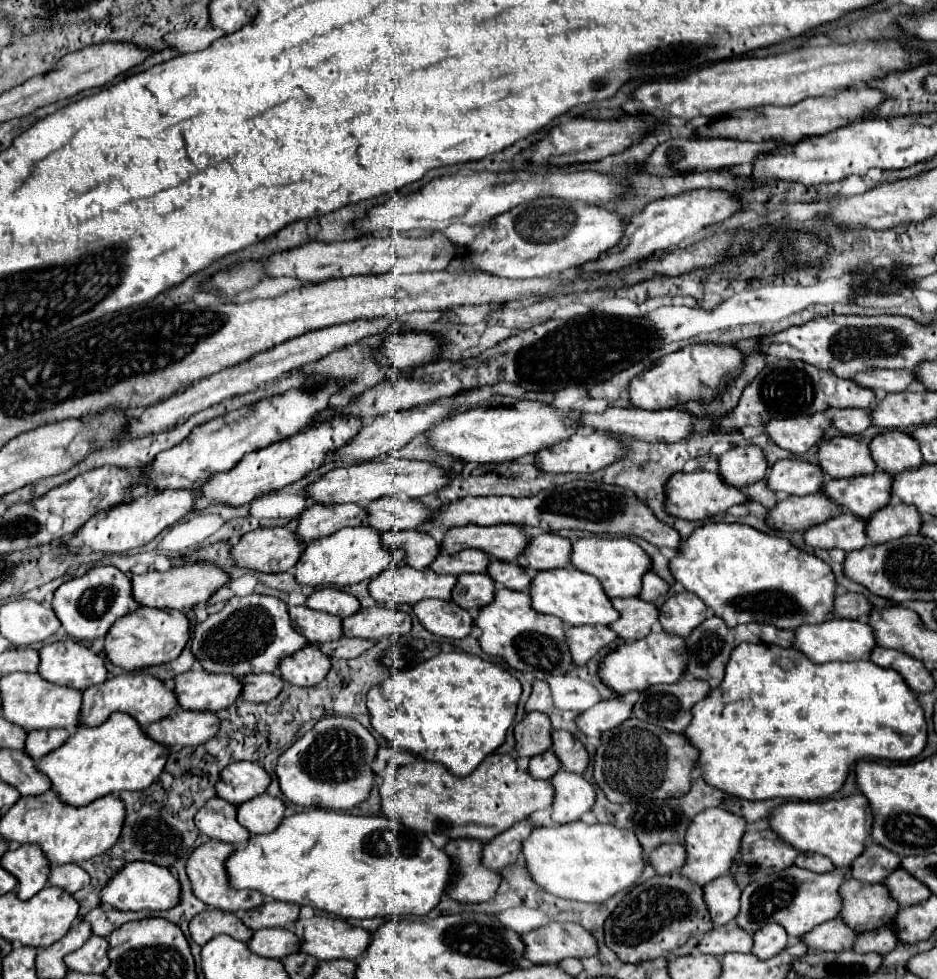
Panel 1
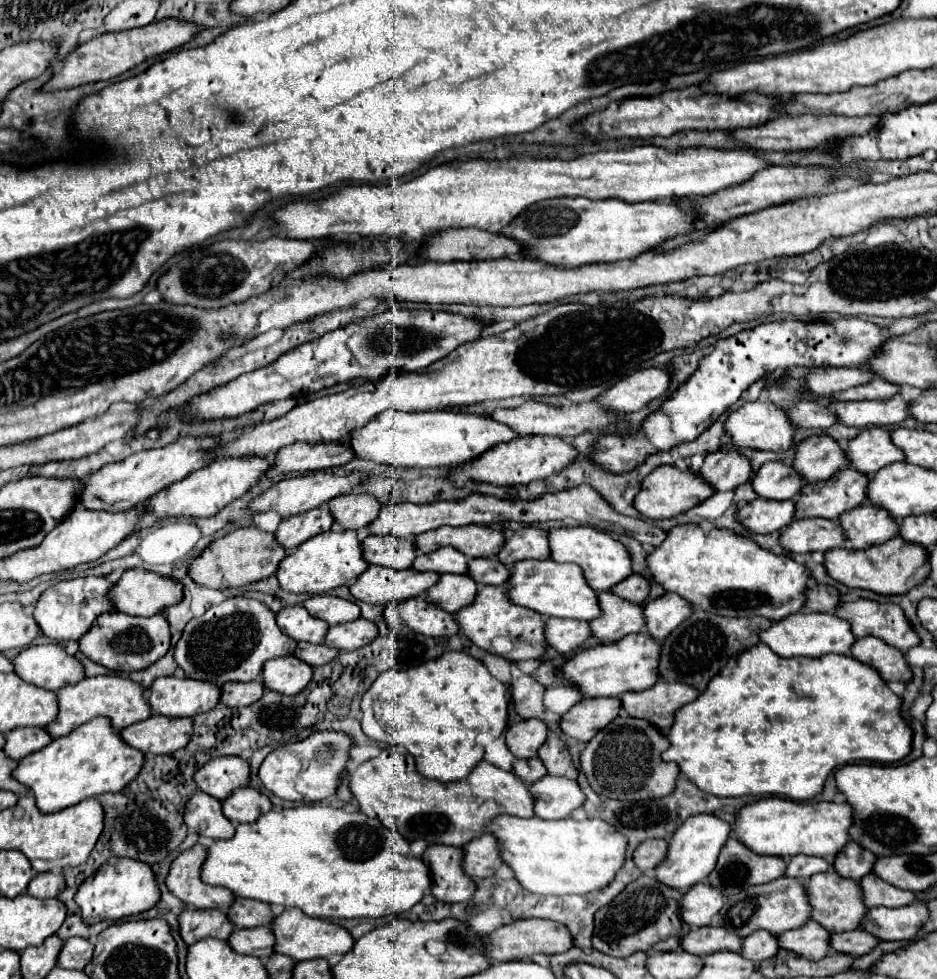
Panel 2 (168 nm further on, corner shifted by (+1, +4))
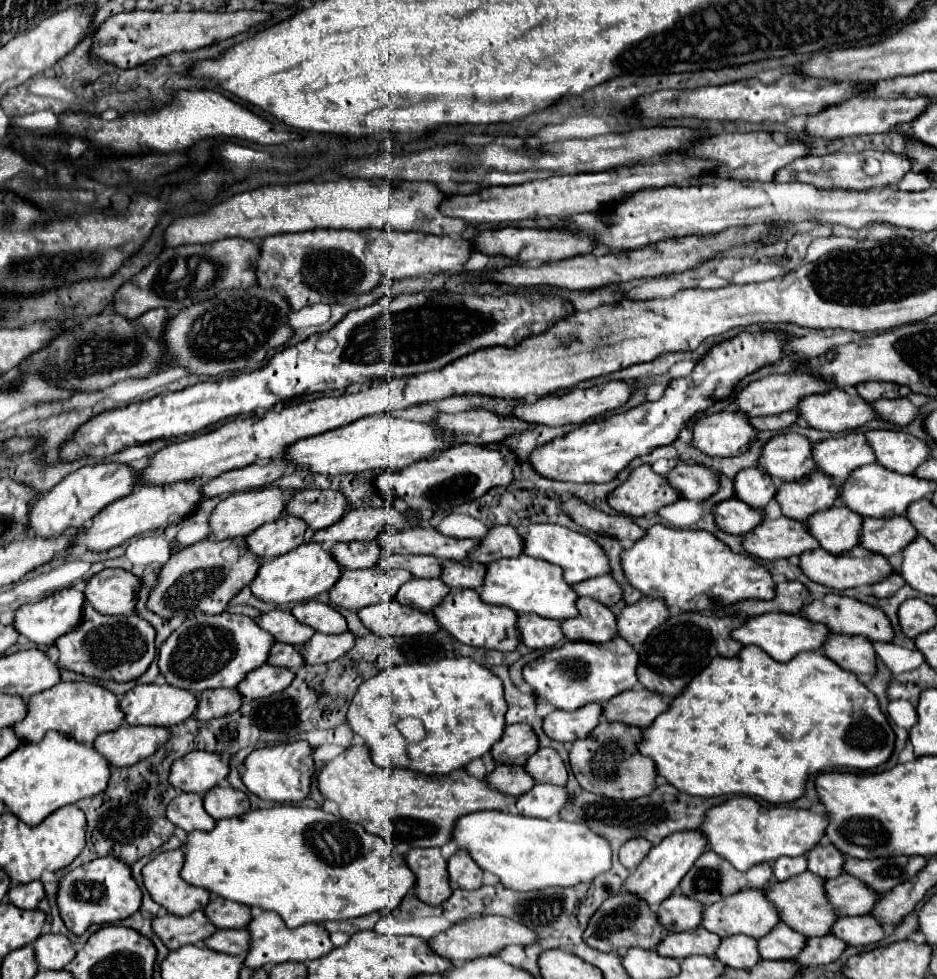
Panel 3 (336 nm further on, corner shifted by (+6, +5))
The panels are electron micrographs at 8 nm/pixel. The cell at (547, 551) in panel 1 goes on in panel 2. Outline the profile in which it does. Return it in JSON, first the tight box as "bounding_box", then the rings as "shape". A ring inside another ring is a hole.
{"bounding_box":[496,527,548,567],"shape":[[[520,527],[496,555],[506,567],[522,559],[548,559],[548,531],[540,527]]]}

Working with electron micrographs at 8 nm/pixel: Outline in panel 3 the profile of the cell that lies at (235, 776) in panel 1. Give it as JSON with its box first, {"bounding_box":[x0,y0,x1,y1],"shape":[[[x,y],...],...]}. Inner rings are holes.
{"bounding_box":[169,752,229,796],"shape":[[[189,752],[171,766],[169,782],[183,792],[205,796],[211,788],[225,782],[229,776],[229,762],[217,752]]]}

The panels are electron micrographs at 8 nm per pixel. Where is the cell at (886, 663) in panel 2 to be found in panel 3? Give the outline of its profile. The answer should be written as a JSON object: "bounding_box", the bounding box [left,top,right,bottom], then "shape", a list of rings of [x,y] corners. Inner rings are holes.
{"bounding_box":[823,634,877,674],"shape":[[[833,634],[823,646],[823,652],[835,660],[841,668],[851,670],[855,674],[869,674],[877,672],[877,656],[873,650],[871,640],[863,636],[839,636]]]}

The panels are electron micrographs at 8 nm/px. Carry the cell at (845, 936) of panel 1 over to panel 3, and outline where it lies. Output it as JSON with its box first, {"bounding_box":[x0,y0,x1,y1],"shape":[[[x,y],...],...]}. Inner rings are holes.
{"bounding_box":[759,924,807,960],"shape":[[[777,924],[767,936],[759,940],[759,954],[761,958],[771,958],[771,960],[791,960],[799,956],[803,950],[803,944],[807,938],[793,928],[787,928],[787,924]]]}

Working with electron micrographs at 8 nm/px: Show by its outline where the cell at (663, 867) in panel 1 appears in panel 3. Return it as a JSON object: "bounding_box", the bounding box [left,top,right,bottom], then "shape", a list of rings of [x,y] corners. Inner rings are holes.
{"bounding_box":[619,838,653,870],"shape":[[[631,838],[631,840],[627,840],[621,846],[619,860],[621,860],[621,864],[627,870],[635,870],[641,864],[641,860],[649,854],[651,848],[653,848],[653,844],[649,840],[645,840],[645,838]]]}

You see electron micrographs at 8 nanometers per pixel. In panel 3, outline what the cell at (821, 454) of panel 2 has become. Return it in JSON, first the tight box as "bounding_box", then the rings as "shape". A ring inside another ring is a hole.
{"bounding_box":[759,434,815,482],"shape":[[[781,434],[771,438],[759,460],[759,468],[777,480],[793,482],[815,472],[815,460],[811,460],[813,444],[801,434]]]}

